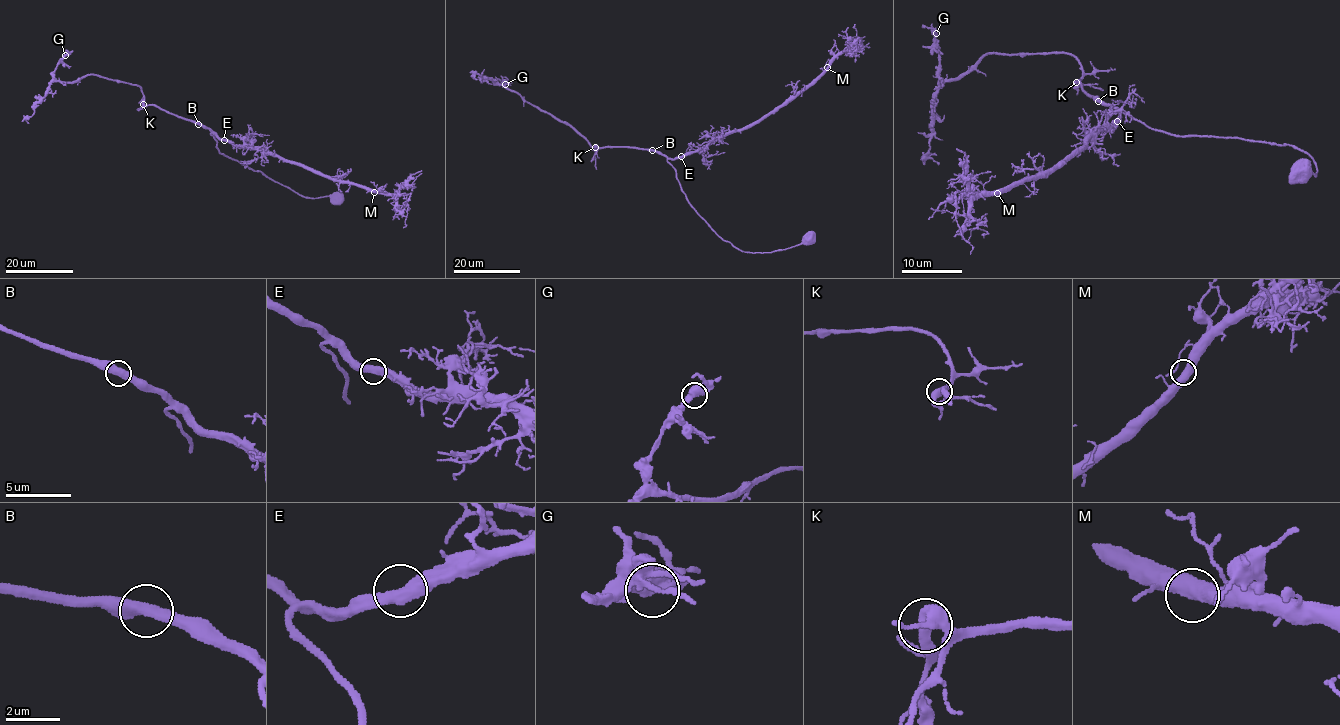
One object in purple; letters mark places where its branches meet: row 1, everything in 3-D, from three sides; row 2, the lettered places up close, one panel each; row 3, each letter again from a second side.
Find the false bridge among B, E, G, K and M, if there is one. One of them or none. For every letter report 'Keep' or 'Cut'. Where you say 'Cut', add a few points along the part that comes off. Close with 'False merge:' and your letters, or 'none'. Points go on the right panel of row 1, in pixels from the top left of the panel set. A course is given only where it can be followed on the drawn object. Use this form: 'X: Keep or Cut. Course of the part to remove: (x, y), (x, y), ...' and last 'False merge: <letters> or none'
B: Keep
E: Keep
G: Keep
K: Keep
M: Keep
False merge: none

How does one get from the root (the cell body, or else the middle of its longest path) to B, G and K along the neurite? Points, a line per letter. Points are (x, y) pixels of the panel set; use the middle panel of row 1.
B: (809, 240), (773, 251), (737, 249), (699, 214), (682, 190), (674, 167), (652, 150)
G: (809, 240), (737, 249), (690, 204), (663, 155), (594, 151), (496, 85), (505, 84)
K: (809, 240), (773, 251), (737, 249), (717, 234), (690, 204), (676, 170), (663, 155), (636, 147), (595, 147)

